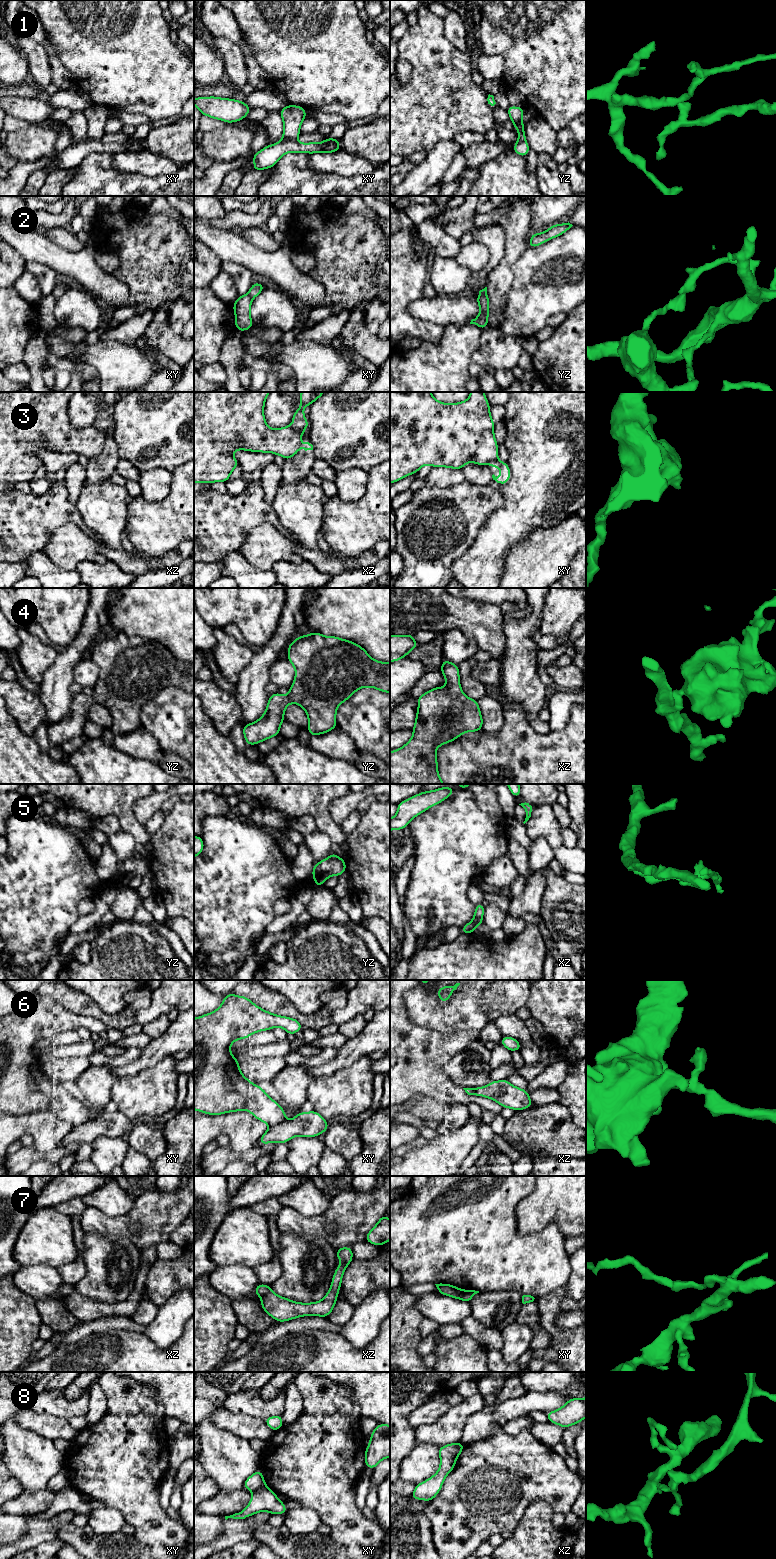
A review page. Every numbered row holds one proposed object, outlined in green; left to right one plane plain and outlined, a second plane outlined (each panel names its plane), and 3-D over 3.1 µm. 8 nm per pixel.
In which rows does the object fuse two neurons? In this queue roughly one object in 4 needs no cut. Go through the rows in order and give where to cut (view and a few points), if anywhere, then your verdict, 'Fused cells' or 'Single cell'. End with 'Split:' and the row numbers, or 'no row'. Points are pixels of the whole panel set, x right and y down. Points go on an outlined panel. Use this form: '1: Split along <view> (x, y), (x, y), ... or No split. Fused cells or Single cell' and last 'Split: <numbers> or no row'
1: Split along xy (282, 139), (294, 141). Fused cells
2: Split along xy (247, 294), (252, 298). Fused cells
3: Split along xz (291, 426), (301, 434). Fused cells
4: No split. Single cell
5: Split along xz (472, 920), (473, 930), (471, 933). Fused cells
6: Split along xy (284, 1120), (269, 1126). Fused cells
7: Split along xz (270, 1290), (261, 1297). Fused cells
8: Split along xz (460, 1442), (455, 1451), (455, 1458). Fused cells
Split: 1, 2, 3, 5, 6, 7, 8

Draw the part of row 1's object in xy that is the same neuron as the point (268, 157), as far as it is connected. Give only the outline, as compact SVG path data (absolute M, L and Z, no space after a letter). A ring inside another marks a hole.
M330 137L320 143L299 143L291 140L281 140L278 143L266 145L262 150L252 155L254 160L252 170L255 171L272 168L283 155L289 152L313 154L338 151L340 151L340 141Z

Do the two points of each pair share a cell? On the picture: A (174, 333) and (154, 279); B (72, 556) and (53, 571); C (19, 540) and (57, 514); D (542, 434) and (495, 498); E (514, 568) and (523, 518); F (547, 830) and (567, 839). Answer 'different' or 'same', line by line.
A: different
B: different
C: same
D: different
E: different
F: different

